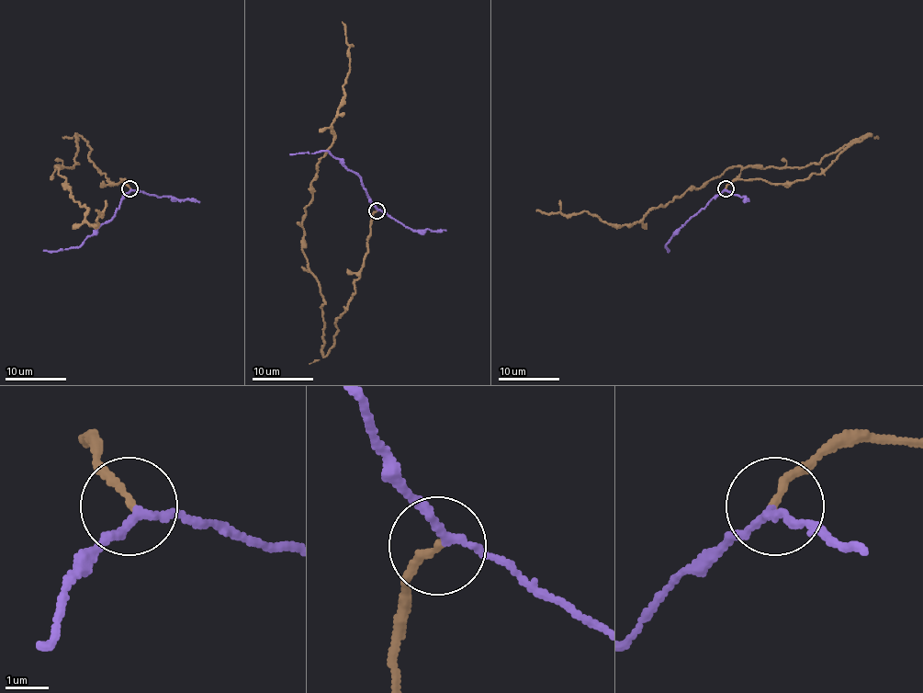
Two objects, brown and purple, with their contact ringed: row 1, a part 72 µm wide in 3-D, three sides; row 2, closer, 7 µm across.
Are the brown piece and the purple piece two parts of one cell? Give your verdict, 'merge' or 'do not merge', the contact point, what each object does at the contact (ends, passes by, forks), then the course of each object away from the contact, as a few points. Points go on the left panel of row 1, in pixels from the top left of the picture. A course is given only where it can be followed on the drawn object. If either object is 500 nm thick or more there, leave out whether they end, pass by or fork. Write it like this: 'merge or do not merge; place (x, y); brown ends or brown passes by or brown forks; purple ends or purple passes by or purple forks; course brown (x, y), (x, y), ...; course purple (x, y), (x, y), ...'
do not merge; place (129, 188); brown ends; purple passes by; course brown (129, 188), (123, 179), (112, 184), (75, 136), (77, 164), (56, 168), (89, 225), (103, 211), (95, 210); course purple (130, 188), (116, 214), (80, 245), (66, 250), (44, 250)

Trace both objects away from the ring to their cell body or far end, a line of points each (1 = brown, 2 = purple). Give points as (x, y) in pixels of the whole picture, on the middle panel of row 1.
1: (376, 210), (364, 266), (325, 356), (324, 303), (302, 250), (302, 216), (350, 71), (343, 22)
2: (377, 210), (364, 188), (362, 179), (327, 151), (290, 155)

